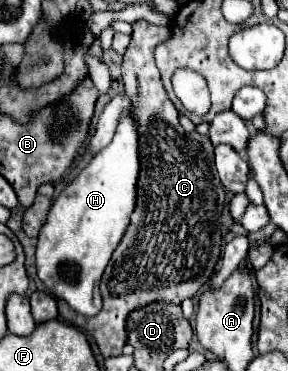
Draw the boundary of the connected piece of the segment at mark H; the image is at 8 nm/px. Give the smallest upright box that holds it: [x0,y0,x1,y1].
[36,114,138,316]

